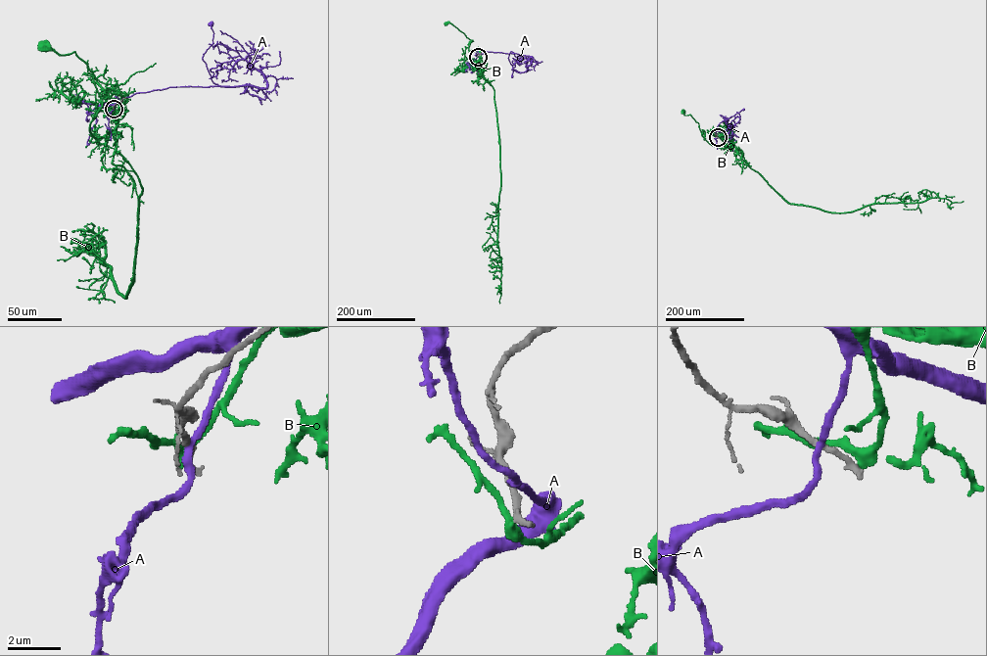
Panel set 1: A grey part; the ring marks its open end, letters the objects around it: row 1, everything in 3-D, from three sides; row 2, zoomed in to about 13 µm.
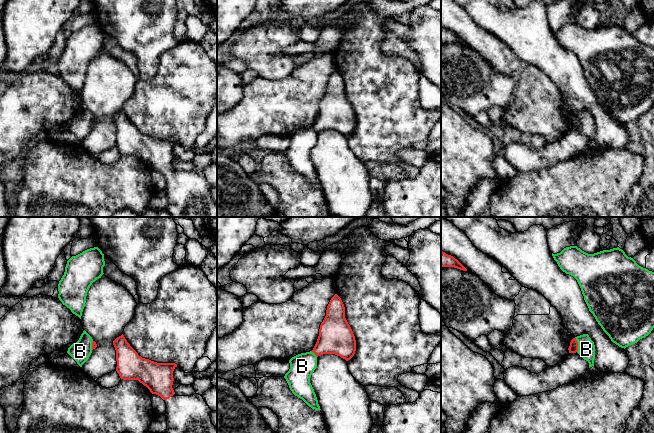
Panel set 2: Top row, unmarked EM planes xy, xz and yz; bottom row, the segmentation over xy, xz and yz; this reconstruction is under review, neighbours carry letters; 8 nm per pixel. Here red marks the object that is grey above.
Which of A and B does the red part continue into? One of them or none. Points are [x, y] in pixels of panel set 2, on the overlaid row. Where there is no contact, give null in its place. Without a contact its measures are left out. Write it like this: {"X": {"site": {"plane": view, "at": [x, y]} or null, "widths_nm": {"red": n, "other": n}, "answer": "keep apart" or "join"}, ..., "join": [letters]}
{"A": {"site": null, "answer": "keep apart"}, "B": {"site": {"plane": "yz", "at": [577, 344]}, "widths_nm": {"red": 80, "other": 140}, "answer": "keep apart"}, "join": []}

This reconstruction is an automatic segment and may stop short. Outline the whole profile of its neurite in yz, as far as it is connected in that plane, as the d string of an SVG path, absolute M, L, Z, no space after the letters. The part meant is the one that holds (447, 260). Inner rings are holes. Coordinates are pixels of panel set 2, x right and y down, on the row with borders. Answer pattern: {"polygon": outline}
{"polygon": "M441 251L441 267L454 267L463 271L467 269L453 256Z"}

